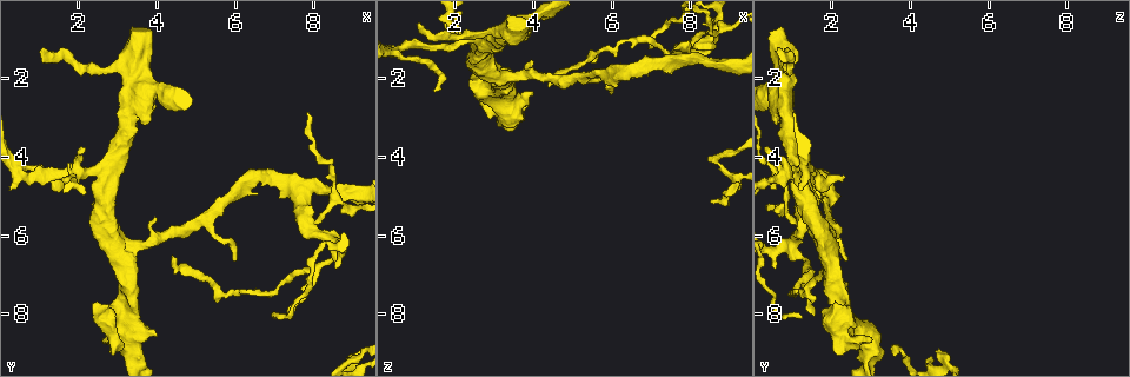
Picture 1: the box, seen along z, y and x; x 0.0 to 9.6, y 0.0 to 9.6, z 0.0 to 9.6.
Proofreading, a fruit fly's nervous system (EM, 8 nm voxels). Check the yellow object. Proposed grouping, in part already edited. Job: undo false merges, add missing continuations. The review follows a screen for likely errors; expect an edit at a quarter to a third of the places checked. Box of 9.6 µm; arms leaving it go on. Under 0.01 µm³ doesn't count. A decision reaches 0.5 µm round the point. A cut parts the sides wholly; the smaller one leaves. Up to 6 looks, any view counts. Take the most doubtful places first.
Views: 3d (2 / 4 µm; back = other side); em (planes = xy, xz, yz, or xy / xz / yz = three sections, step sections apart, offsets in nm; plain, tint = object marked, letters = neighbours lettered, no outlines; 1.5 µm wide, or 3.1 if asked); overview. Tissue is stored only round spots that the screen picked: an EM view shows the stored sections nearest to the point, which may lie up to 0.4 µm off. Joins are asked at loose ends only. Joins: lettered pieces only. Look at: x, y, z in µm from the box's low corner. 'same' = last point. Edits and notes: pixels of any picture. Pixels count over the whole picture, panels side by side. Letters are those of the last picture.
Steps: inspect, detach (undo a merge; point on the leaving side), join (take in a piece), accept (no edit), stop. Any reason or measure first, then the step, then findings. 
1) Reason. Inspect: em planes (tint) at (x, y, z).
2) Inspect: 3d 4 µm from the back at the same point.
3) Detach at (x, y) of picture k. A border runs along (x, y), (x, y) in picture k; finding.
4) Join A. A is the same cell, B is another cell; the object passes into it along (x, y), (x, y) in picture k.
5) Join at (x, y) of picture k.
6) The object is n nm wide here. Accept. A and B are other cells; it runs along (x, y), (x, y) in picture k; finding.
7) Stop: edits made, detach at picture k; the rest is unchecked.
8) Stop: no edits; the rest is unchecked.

Tapers out. Inspect: em planes (letters) at (4.40, 6.50, 2.20).

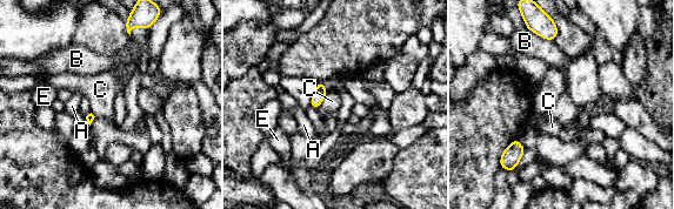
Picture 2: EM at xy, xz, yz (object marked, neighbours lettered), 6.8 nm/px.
Accept. A, B, C and E are other cells; a border runs along (327, 93), (318, 108) in picture 2; none of them fits.

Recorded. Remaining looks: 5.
Branch stops here. Inspect: em xz step 8 (letters) at (2.90, 8.05, 1.80).

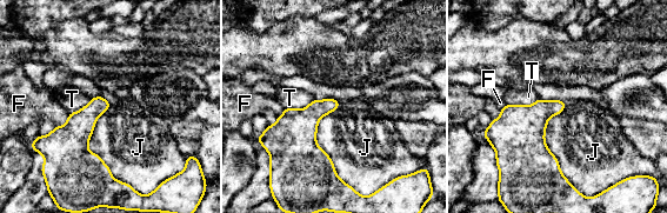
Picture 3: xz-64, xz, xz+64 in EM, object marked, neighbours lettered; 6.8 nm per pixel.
Another direction. Inspect: em planes (letters) at the same point.

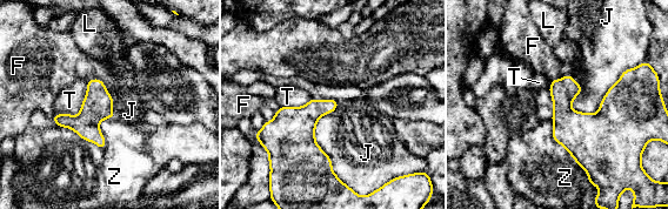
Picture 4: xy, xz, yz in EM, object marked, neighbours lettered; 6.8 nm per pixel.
Accept. F, J, L, T and Z are other cells; none of them fits.

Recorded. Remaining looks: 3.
Sharp bend. Inspect: em xy step 4 (tint) at (7.55, 4.95, 1.50).

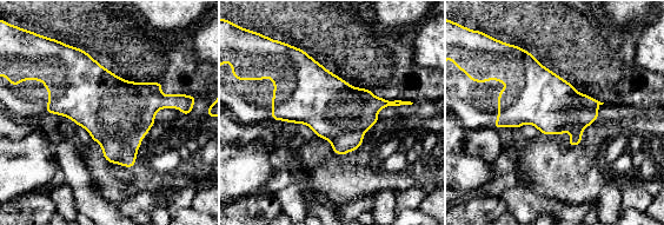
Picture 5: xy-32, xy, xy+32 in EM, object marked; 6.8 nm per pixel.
Another direction. Inspect: em planes (tint) at the same point.

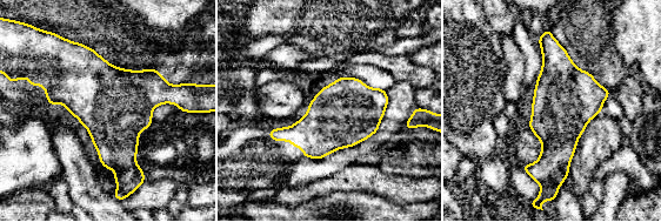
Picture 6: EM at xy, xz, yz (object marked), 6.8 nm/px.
See the neighbours. Inspect: em planes (letters) at the same point.

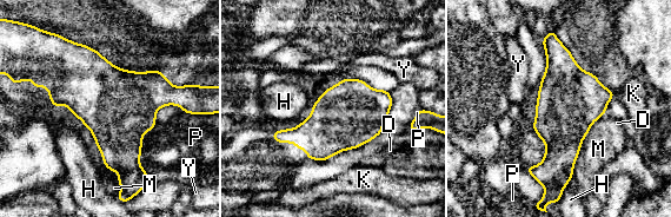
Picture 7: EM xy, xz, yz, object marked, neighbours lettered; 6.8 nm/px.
The object is 440 nm wide here. Accept. D, H, K, M, P and Y are other cells; a border runs along (571, 178), (562, 192) in picture 7; continuous, no second neuron.

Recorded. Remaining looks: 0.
Stop: no edits; the rest is unchecked.

